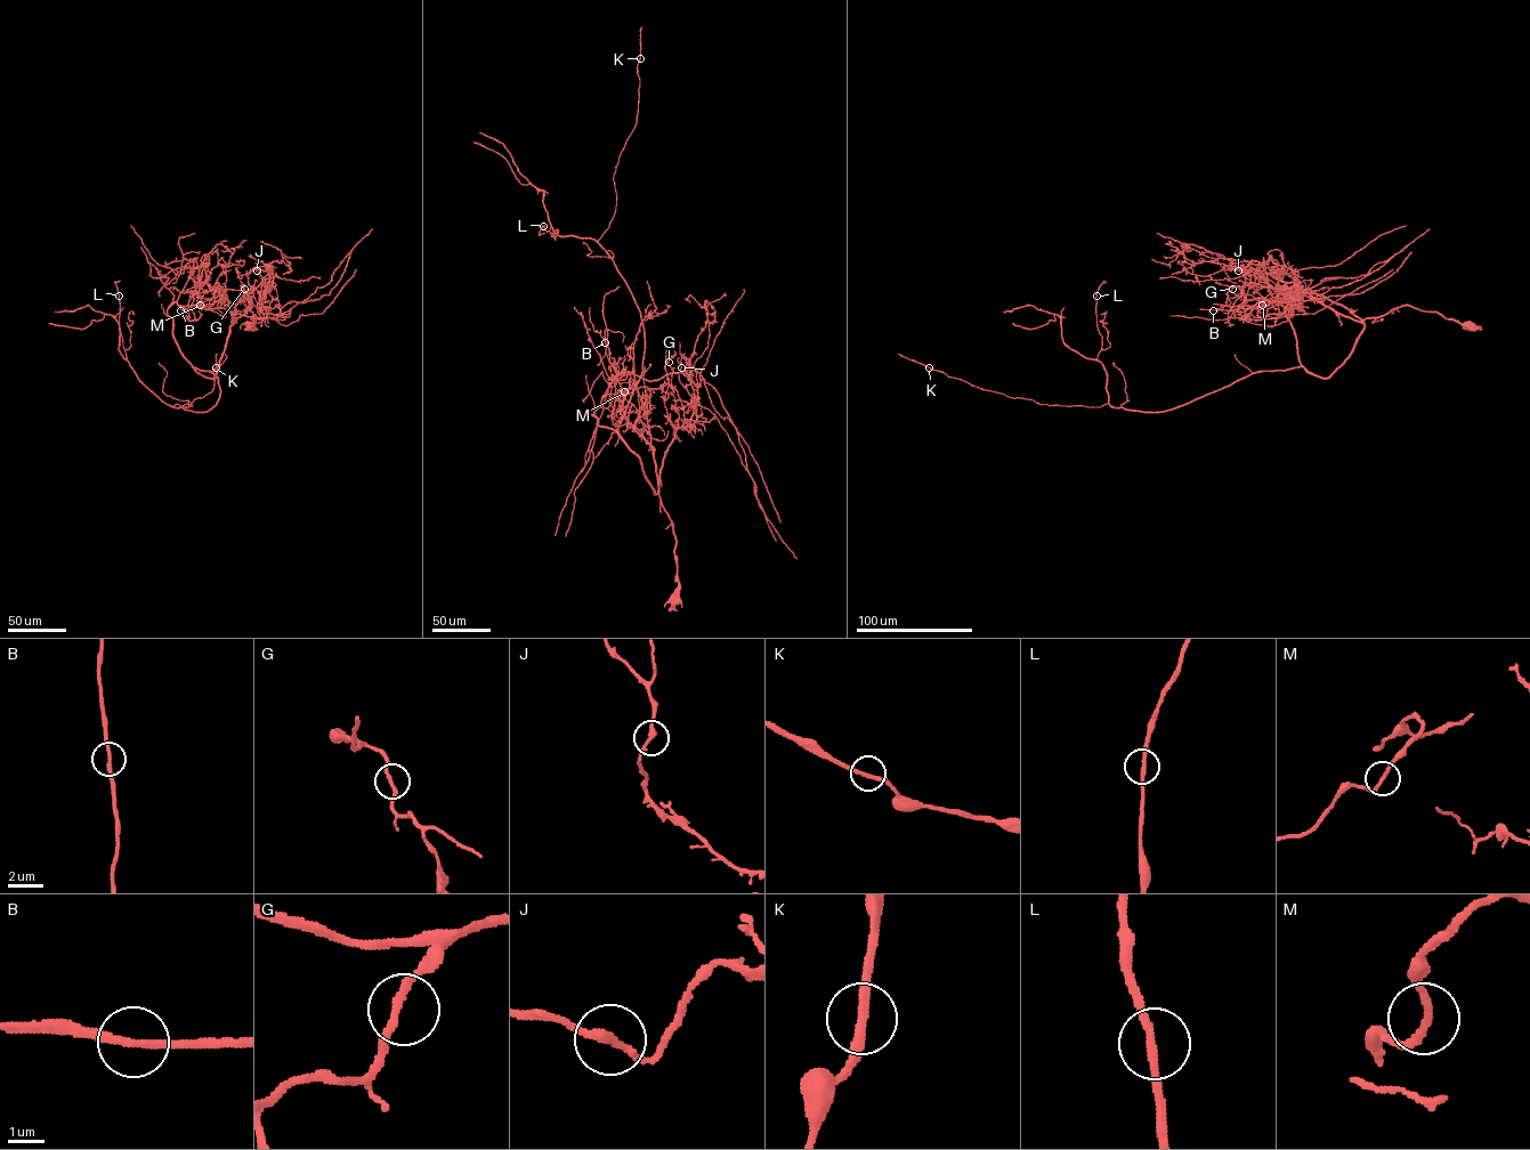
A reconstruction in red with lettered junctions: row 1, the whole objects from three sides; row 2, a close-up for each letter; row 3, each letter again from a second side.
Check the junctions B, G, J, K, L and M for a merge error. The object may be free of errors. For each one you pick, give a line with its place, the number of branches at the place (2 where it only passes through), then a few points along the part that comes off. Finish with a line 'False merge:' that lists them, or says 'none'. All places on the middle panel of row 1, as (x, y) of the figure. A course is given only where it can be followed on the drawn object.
False merge: none

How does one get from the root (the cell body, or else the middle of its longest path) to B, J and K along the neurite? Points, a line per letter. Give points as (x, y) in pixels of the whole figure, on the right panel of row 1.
B: (1470, 326), (1407, 305), (1354, 321), (1303, 289), (1290, 298), (1264, 301), (1264, 310), (1268, 305), (1213, 310)
J: (1470, 326), (1407, 305), (1360, 320), (1322, 297), (1302, 292), (1297, 280), (1278, 290), (1238, 270)
K: (1470, 326), (1401, 306), (1366, 318), (1327, 378), (1302, 366), (1259, 371), (1159, 412), (1039, 404), (929, 367)

